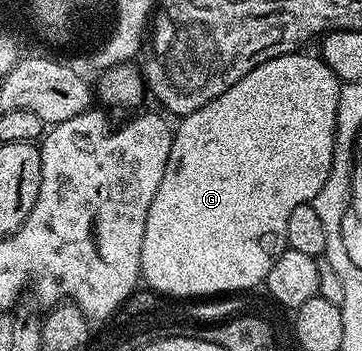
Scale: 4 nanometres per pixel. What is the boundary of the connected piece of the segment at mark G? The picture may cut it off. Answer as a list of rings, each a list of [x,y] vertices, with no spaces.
[[[306,52],[275,56],[275,60],[267,60],[259,64],[259,68],[251,68],[243,80],[231,84],[223,96],[215,96],[203,108],[184,115],[181,123],[176,123],[171,144],[171,156],[167,156],[167,168],[163,168],[163,180],[159,180],[159,189],[155,191],[155,200],[151,200],[151,208],[147,208],[147,224],[143,228],[143,252],[141,253],[141,277],[144,285],[158,290],[161,294],[169,294],[173,300],[201,300],[220,291],[225,296],[232,290],[249,290],[252,286],[260,287],[271,272],[275,260],[287,248],[287,219],[291,211],[299,208],[299,204],[312,204],[320,198],[323,184],[327,184],[327,176],[331,172],[331,164],[335,156],[335,136],[337,135],[337,113],[339,112],[339,96],[343,85],[340,78],[327,68],[320,57],[313,58]]]

